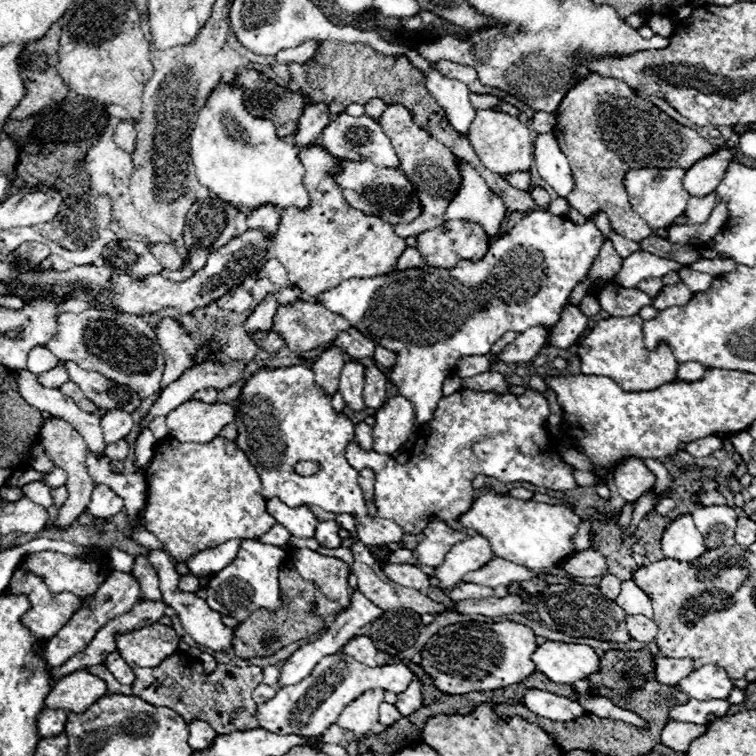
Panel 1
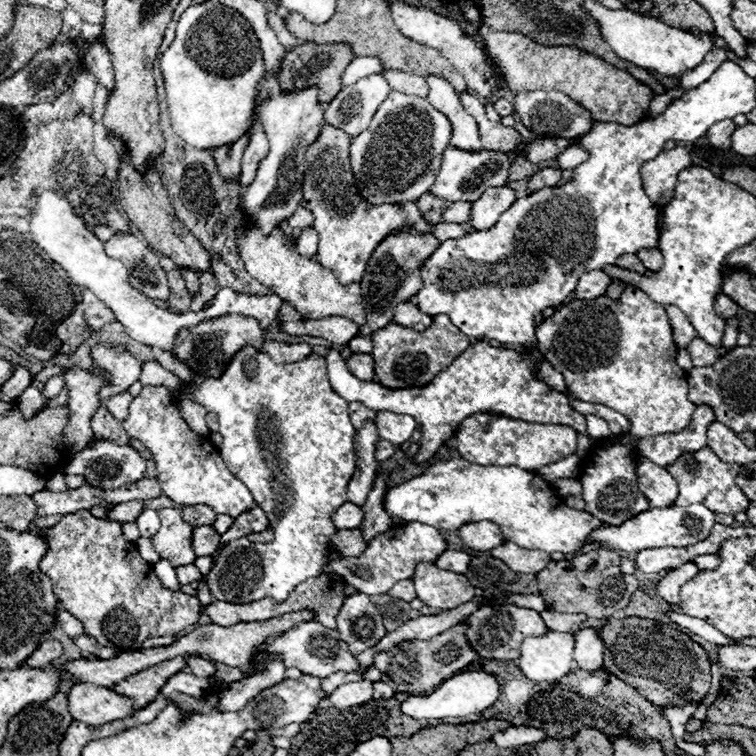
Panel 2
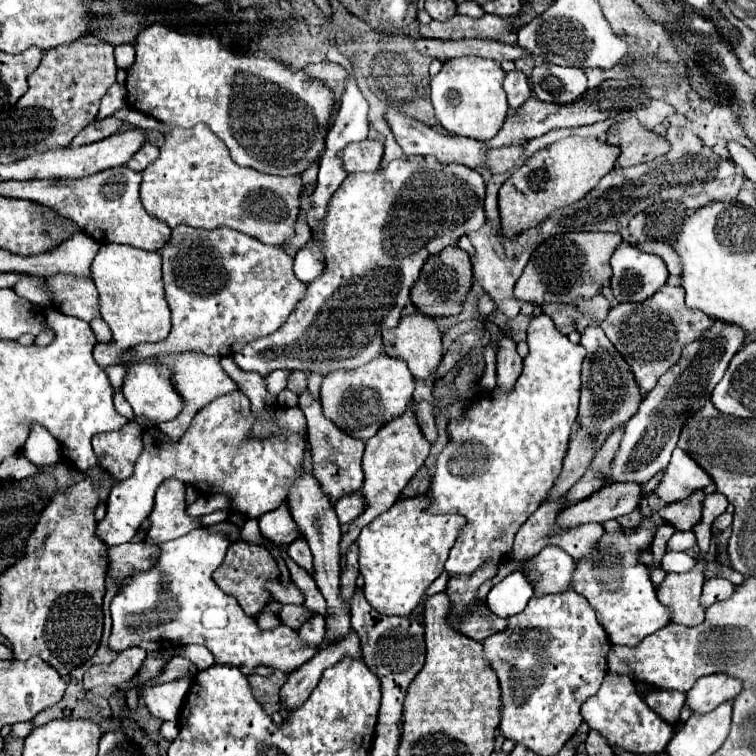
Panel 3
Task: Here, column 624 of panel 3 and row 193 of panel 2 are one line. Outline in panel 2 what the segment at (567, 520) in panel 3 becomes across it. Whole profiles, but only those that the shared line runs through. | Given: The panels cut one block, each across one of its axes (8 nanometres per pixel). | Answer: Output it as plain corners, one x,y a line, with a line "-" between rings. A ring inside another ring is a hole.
488,188
488,192
480,196
480,200
472,202
472,216
470,216
472,230
480,232
492,228
498,222
500,214
506,212
514,200
516,192
512,188

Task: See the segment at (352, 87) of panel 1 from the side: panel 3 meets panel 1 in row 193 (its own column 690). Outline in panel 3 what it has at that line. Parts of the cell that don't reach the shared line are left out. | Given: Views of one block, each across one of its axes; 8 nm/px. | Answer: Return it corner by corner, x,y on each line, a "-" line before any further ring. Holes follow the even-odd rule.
696,490
686,500
670,502
658,510
658,514
678,530
692,530
692,526
702,518
704,492

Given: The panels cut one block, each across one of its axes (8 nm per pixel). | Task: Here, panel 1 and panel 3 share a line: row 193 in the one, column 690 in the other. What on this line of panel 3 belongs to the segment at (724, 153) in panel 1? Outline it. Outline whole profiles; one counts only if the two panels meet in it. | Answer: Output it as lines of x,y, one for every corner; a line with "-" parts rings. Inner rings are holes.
710,674
700,680
686,692
686,706
694,714
712,712
726,700
734,700
742,692
744,684
726,674

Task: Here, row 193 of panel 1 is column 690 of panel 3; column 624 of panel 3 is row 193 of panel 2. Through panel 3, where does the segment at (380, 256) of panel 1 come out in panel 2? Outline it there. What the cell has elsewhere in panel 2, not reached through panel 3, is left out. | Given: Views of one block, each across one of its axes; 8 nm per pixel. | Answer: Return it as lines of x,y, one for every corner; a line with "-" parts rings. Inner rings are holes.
328,124
322,126
320,136
316,142
306,150
306,174
304,174
304,202
302,206
308,208
314,216
314,230
318,232
318,252
314,256
316,262
320,262
324,268
332,270
334,276
342,284
360,282
368,260
374,252
374,248
396,230
414,230
418,234
430,232
440,242
448,238
464,236
470,228
470,224
438,224
428,226
418,208
416,202
404,202
404,204
382,204
372,206
368,204
354,180
354,172
350,166
350,142
352,138

